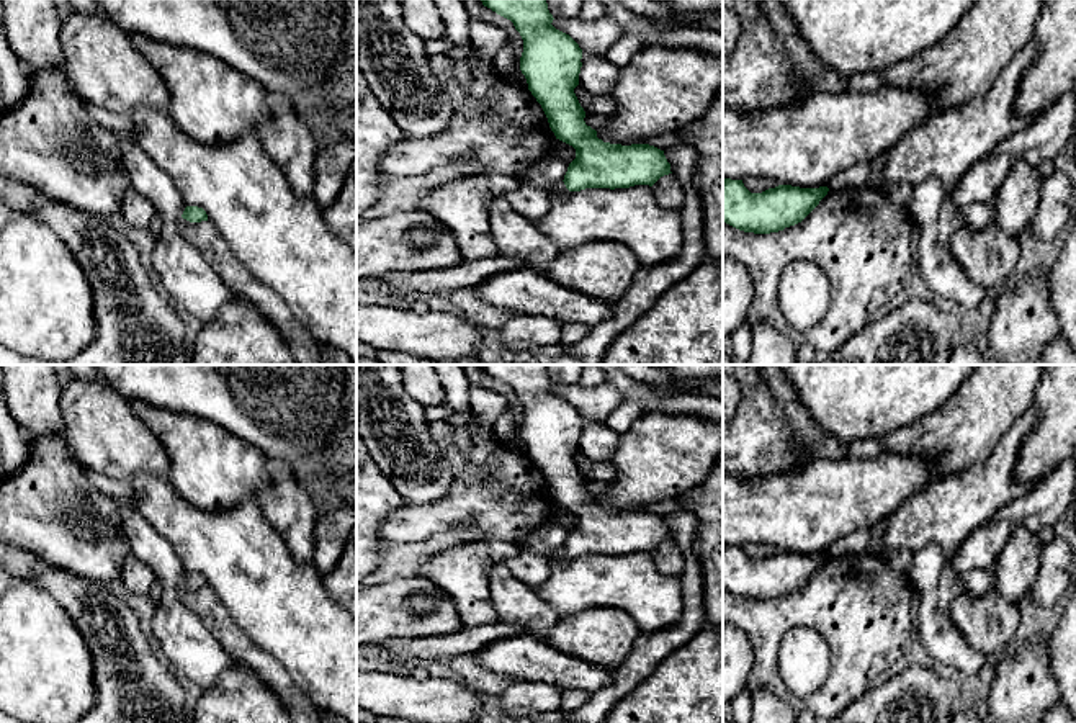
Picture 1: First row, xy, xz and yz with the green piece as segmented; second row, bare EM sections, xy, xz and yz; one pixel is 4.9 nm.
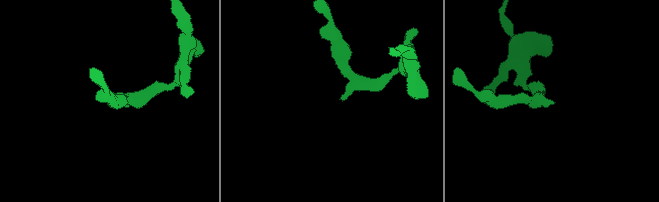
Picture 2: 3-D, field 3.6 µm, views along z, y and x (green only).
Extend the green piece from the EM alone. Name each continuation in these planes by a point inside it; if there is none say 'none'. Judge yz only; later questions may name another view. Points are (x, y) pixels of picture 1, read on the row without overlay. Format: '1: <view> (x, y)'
none

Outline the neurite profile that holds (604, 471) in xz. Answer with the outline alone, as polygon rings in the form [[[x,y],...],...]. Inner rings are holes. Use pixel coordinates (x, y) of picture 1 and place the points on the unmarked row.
[[[590,461],[587,465],[587,479],[612,483],[615,479],[615,466],[612,461]]]

